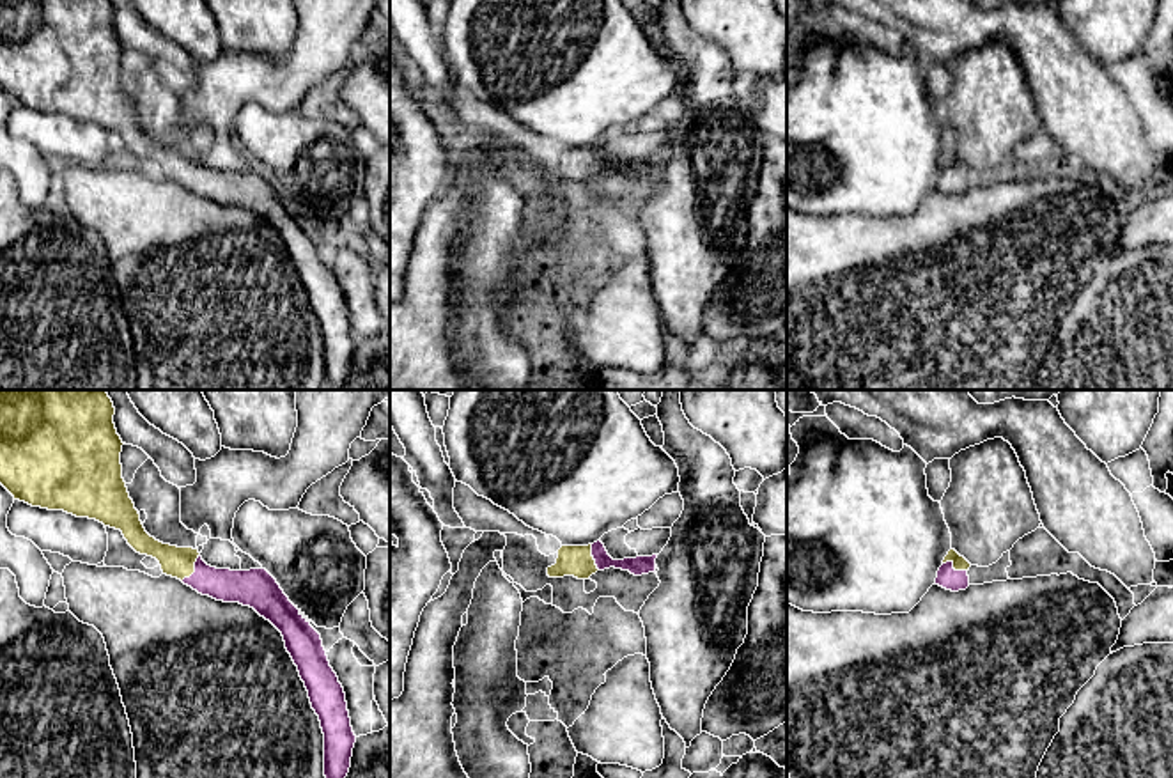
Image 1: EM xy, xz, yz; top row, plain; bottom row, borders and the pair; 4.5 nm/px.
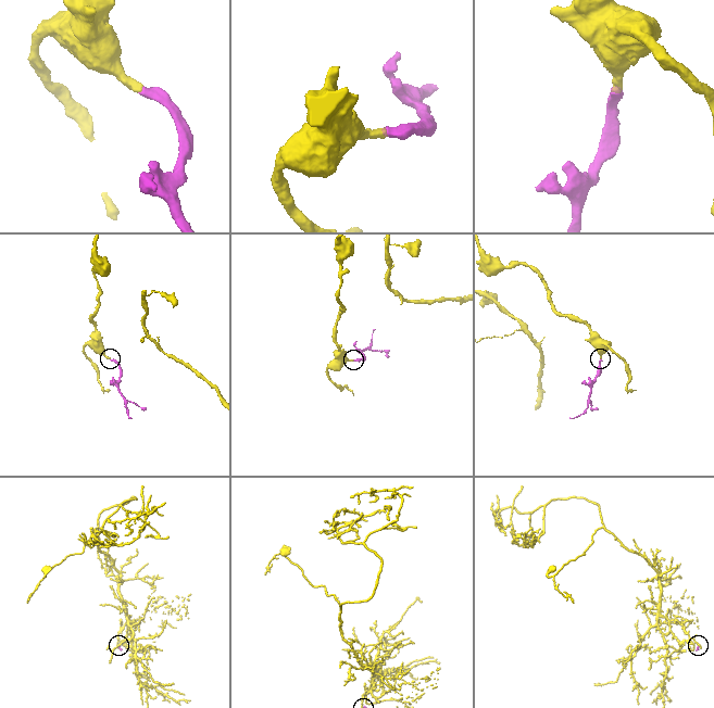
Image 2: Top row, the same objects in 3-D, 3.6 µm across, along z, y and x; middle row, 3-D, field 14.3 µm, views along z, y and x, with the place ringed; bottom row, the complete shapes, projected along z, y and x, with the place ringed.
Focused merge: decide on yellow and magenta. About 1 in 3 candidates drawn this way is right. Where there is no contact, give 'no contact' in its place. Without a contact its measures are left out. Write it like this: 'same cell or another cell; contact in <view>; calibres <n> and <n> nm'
same cell; contact in xy; calibres 140 and 160 nm

